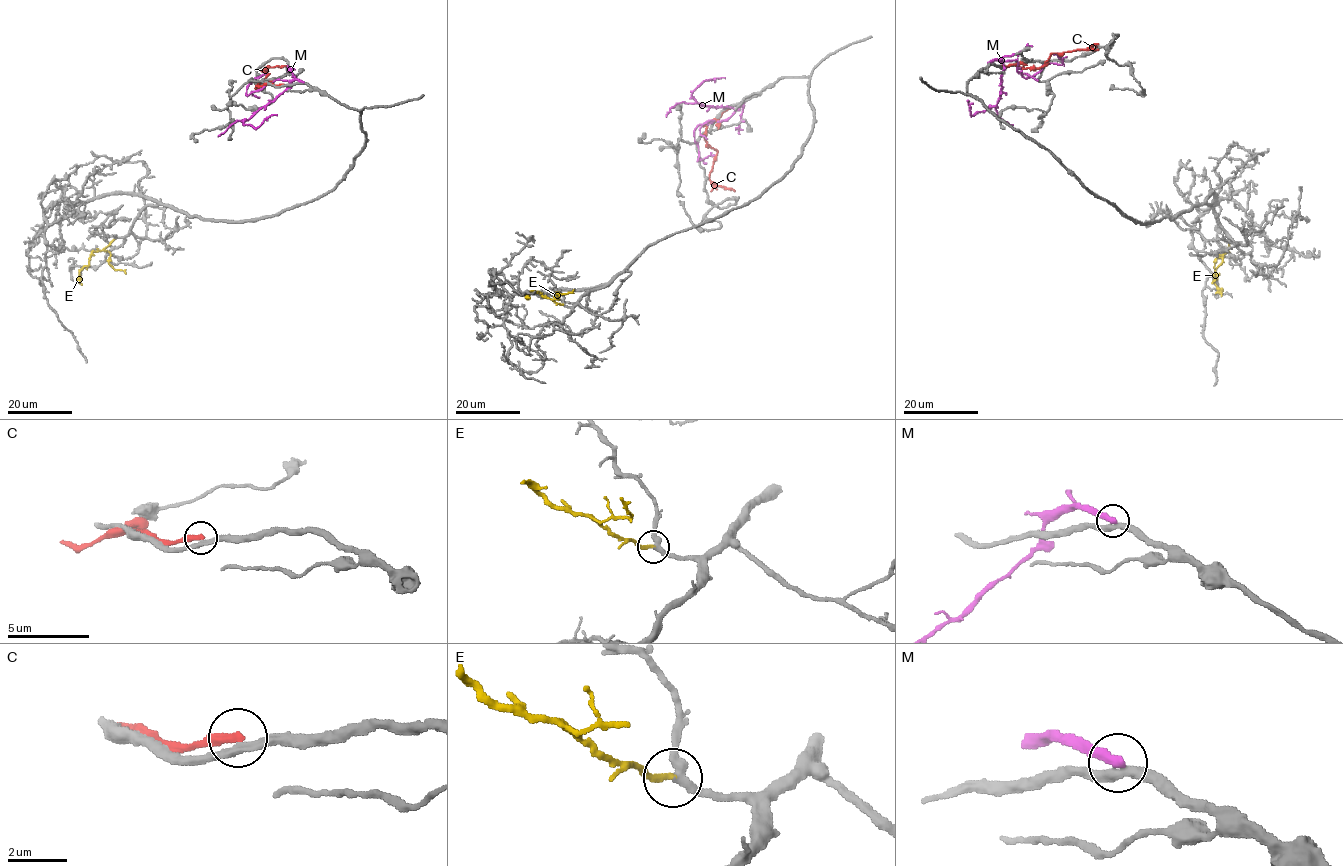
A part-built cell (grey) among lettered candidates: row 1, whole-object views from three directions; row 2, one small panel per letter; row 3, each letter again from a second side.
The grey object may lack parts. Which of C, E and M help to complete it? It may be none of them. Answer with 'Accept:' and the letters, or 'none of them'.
Accept: E

